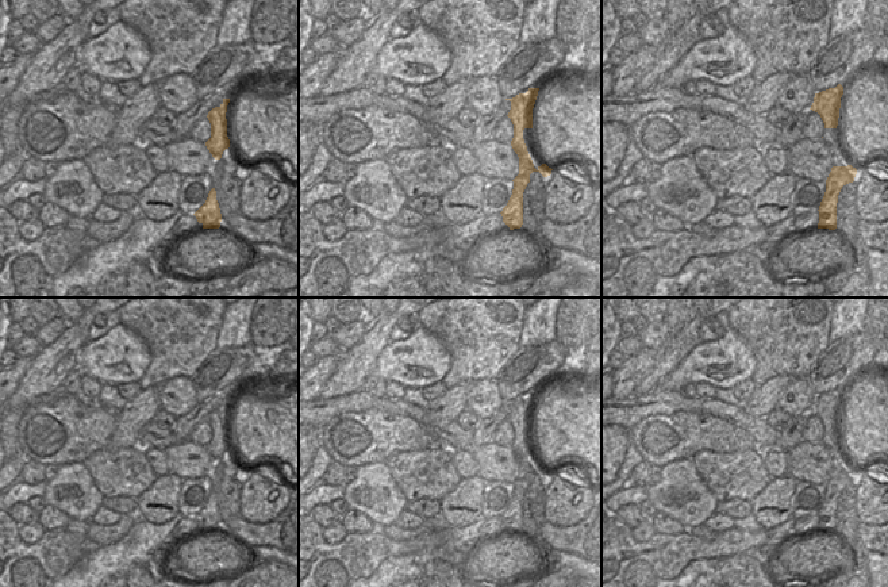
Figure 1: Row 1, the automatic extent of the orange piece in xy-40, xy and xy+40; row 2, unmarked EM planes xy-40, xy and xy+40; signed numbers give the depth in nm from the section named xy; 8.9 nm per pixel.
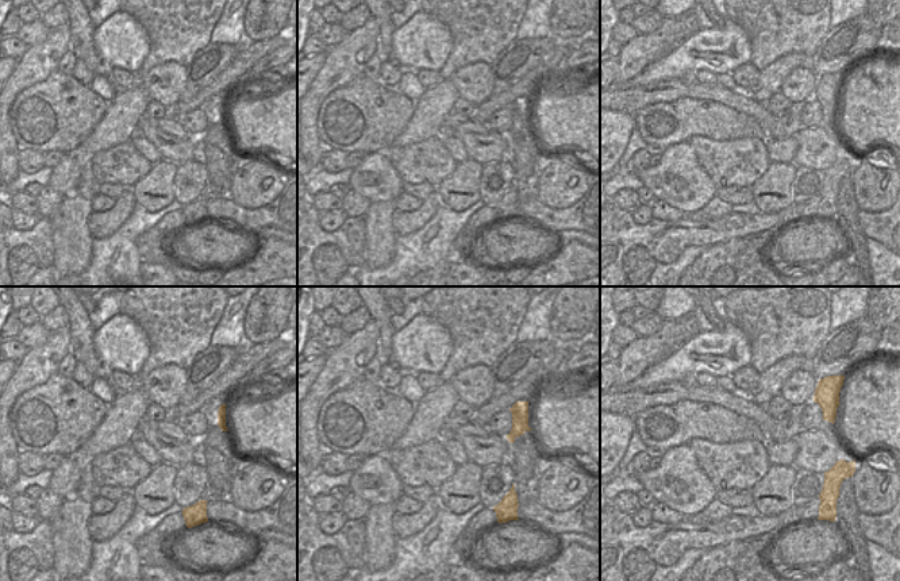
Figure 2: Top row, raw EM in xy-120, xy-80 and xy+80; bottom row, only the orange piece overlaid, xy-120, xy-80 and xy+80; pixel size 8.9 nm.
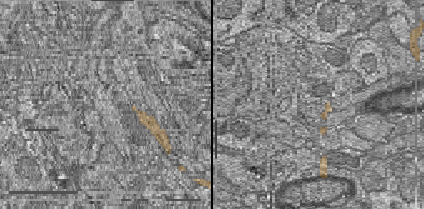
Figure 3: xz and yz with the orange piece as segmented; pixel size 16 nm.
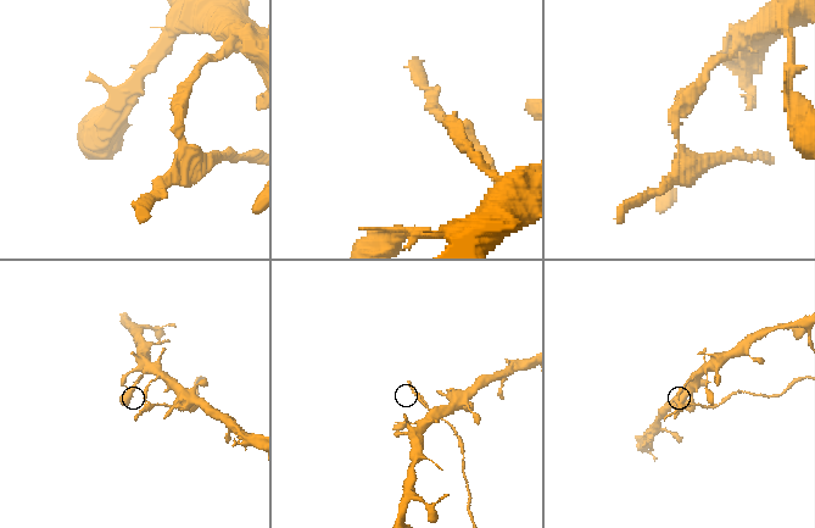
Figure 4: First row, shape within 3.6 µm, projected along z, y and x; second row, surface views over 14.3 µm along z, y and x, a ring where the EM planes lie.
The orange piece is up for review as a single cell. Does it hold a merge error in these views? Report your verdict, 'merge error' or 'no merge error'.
merge error

